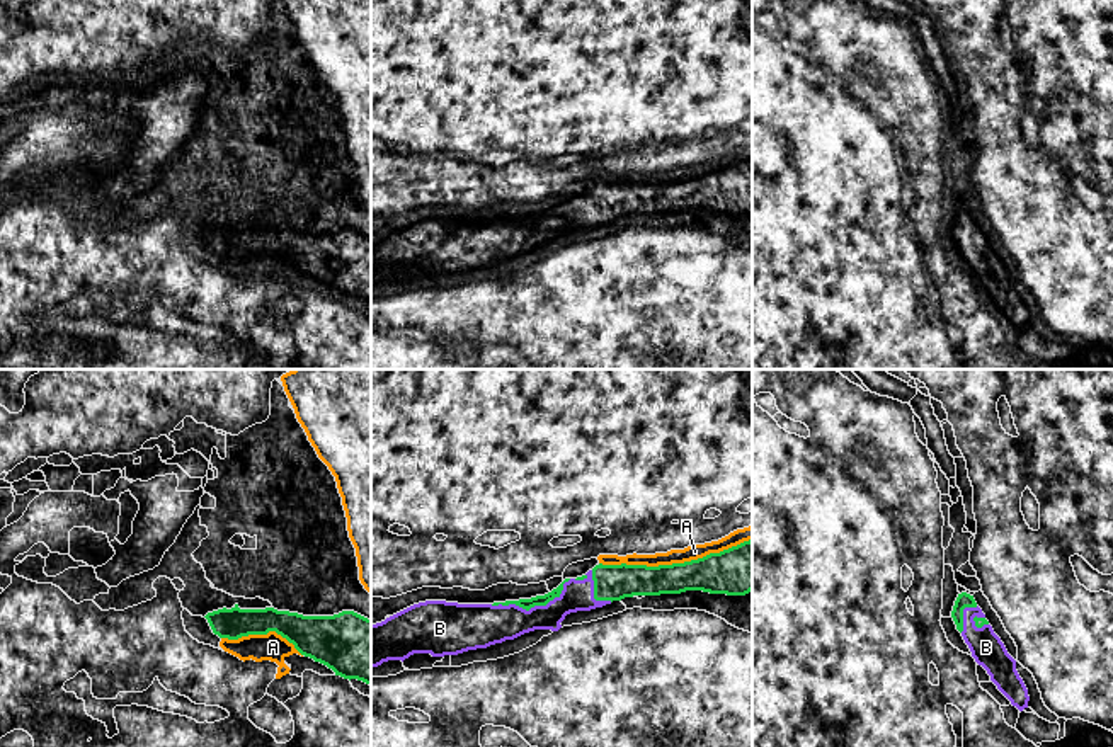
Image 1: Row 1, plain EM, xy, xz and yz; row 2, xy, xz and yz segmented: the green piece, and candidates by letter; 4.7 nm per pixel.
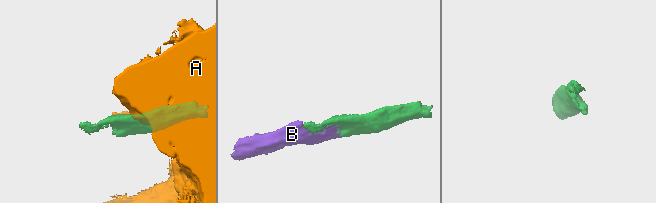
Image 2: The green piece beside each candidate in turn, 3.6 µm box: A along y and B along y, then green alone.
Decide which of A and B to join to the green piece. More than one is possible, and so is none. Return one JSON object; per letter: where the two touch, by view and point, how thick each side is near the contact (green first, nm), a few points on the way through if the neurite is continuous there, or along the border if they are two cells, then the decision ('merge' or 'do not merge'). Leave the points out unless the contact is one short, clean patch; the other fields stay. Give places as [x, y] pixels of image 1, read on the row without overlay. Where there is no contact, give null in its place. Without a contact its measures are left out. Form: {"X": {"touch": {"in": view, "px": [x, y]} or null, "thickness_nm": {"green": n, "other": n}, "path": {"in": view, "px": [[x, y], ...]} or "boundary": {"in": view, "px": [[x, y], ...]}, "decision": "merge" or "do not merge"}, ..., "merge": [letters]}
{"A": {"touch": {"in": "xz", "px": [674, 182]}, "thickness_nm": {"green": 200, "other": 70}, "decision": "do not merge"}, "B": {"touch": {"in": "xz", "px": [533, 225]}, "thickness_nm": {"green": 50, "other": 200}, "decision": "merge"}, "merge": ["B"]}

